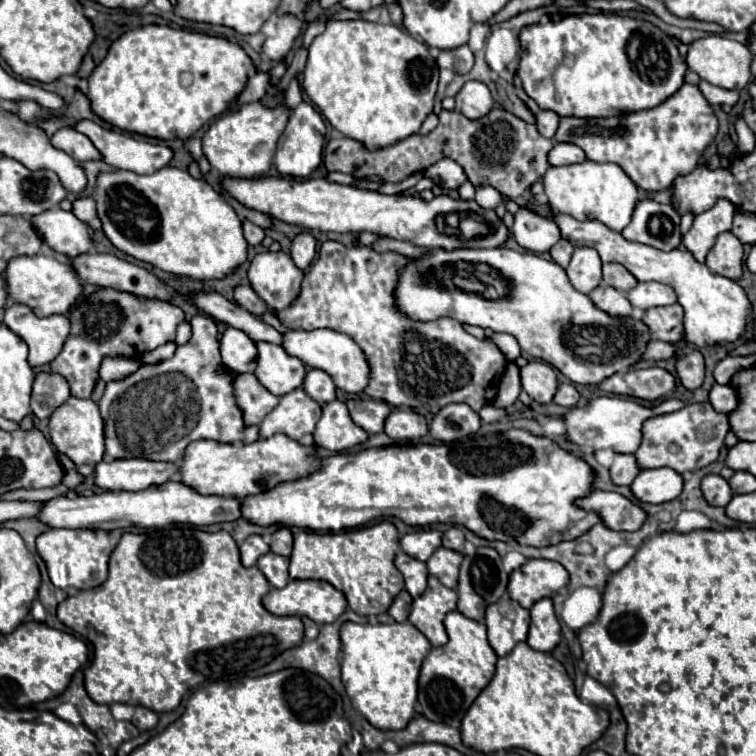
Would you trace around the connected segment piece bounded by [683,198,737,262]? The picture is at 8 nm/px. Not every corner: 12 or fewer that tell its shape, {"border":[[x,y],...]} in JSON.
{"border":[[733,202],[695,216],[683,244],[699,262],[717,234],[731,230]]}

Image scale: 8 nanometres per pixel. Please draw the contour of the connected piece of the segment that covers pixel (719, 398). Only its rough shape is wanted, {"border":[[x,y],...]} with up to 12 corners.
{"border":[[715,384],[709,402],[727,414],[737,406],[737,392],[731,386]]}

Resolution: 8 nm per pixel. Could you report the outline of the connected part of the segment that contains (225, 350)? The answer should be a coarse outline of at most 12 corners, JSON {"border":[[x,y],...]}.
{"border":[[227,328],[221,358],[229,370],[255,372],[257,346]]}

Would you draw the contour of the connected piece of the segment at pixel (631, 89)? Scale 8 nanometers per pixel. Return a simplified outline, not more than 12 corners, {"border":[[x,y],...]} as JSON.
{"border":[[579,14],[519,34],[539,108],[655,108],[687,72],[647,20]]}

